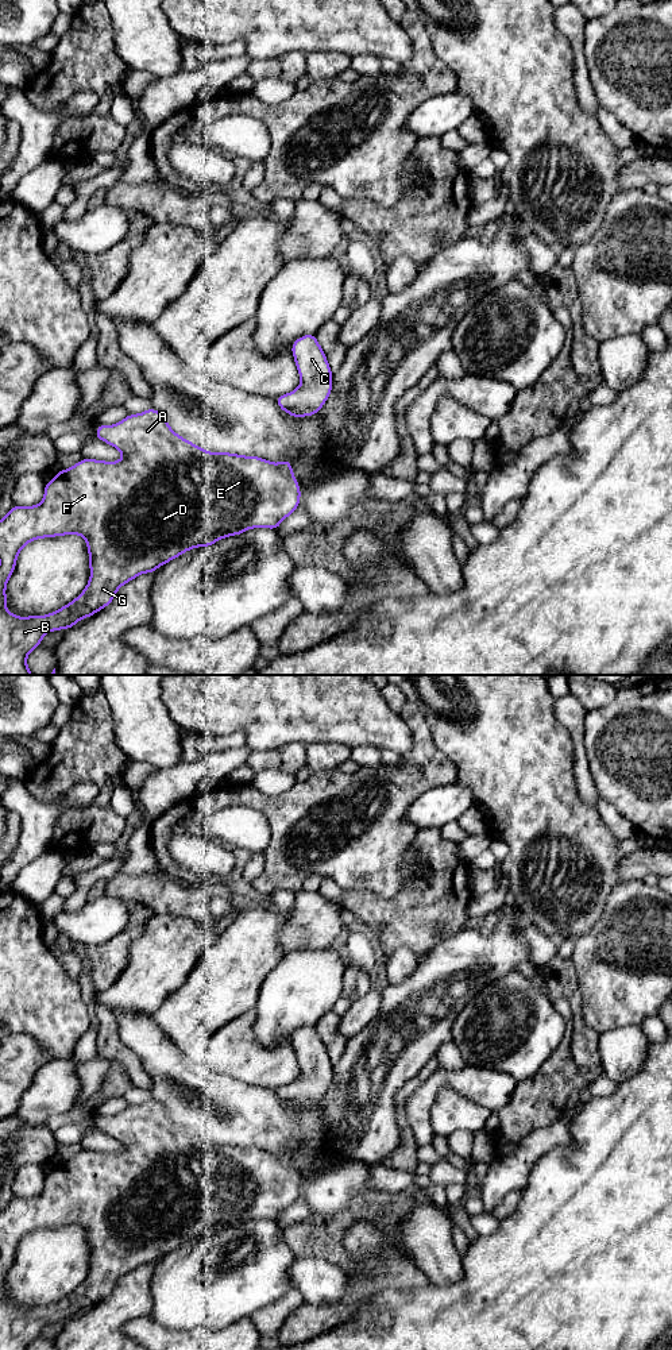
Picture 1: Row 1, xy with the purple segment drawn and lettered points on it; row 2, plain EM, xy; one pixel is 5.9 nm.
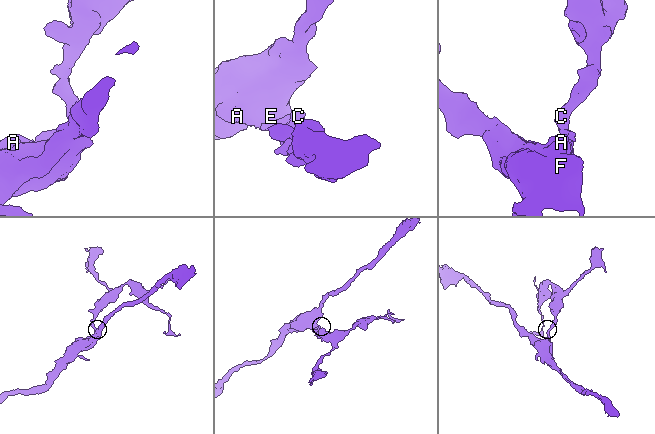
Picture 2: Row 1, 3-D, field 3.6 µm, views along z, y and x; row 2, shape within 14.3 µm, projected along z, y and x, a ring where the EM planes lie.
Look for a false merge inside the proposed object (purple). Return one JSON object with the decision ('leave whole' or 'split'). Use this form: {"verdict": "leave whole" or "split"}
{"verdict": "leave whole"}

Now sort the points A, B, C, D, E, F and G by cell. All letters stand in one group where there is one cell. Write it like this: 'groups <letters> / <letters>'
groups A B C D E F G

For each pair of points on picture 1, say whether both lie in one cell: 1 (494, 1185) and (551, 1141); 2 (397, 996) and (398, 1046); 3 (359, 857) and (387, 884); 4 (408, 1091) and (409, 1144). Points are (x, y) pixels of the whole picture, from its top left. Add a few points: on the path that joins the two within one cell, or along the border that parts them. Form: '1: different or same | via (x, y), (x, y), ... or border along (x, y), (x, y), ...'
1: same | via (508, 1173), (537, 1144)
2: same | via (398, 1009), (398, 1034)
3: same | via (366, 863), (381, 878)
4: same | via (401, 1104), (401, 1118), (406, 1130)

